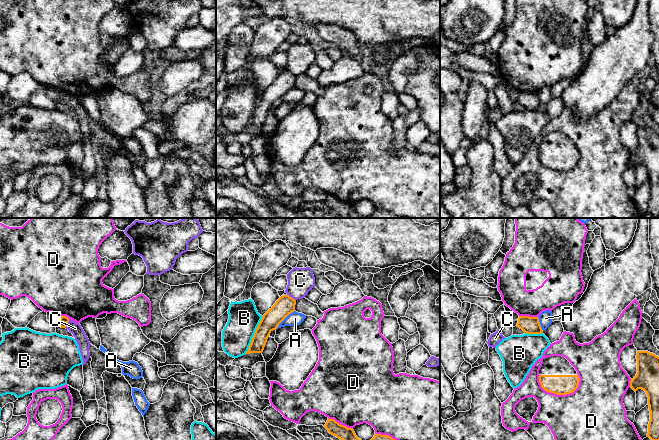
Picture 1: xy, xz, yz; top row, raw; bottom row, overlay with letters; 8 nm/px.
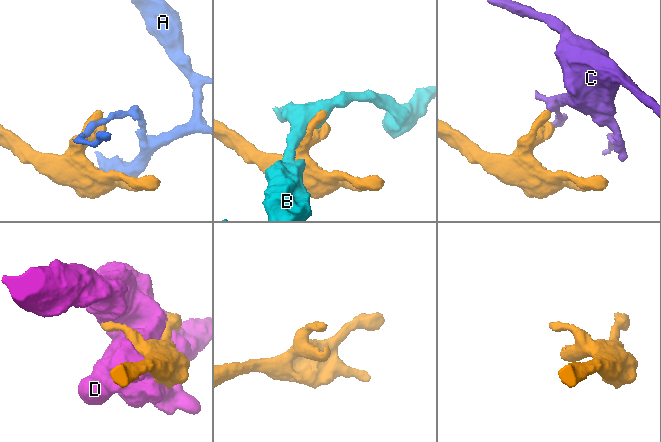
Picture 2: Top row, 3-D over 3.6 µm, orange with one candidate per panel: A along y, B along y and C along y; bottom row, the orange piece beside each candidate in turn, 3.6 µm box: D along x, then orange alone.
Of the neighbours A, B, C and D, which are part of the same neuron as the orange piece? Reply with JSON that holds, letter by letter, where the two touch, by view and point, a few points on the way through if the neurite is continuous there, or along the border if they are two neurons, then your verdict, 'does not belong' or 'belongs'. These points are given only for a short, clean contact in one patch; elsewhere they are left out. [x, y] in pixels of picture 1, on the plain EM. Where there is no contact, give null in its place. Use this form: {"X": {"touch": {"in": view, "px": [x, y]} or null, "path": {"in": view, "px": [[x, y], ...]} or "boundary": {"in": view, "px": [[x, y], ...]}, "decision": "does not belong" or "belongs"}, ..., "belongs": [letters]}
{"A": {"touch": {"in": "xz", "px": [284, 94]}, "boundary": {"in": "xz", "px": [[294, 86], [276, 104]]}, "decision": "does not belong"}, "B": {"touch": {"in": "xz", "px": [254, 111]}, "decision": "does not belong"}, "C": {"touch": {"in": "xy", "px": [67, 99]}, "boundary": {"in": "xy", "px": [[69, 95], [65, 103]]}, "decision": "does not belong"}, "D": {"touch": {"in": "yz", "px": [558, 170]}, "decision": "does not belong"}, "belongs": []}

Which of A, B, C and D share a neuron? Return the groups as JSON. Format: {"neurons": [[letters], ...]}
{"neurons": [["A"], ["B"], ["C"], ["D"]]}

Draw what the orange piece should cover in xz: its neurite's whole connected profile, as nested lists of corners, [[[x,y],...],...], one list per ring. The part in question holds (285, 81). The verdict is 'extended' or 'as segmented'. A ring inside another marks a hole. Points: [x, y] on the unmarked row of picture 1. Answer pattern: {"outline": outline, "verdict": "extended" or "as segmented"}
{"outline": [[[289,71],[281,72],[272,84],[263,91],[246,130],[262,129],[270,109],[295,87],[295,81],[296,76]]], "verdict": "as segmented"}

